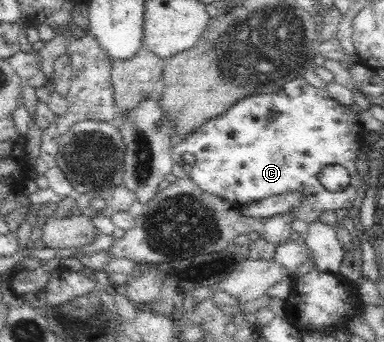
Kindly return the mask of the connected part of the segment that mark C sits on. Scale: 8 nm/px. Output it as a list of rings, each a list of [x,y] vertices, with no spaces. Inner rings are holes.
[[[302,76],[291,79],[274,92],[250,94],[228,106],[216,118],[207,119],[193,134],[173,146],[173,162],[186,169],[189,176],[204,192],[222,197],[237,207],[261,201],[264,198],[284,192],[301,192],[303,203],[299,209],[292,210],[297,219],[308,224],[316,220],[324,210],[350,209],[361,186],[361,175],[356,160],[364,146],[364,128],[354,120],[354,110],[350,106],[336,102],[327,89],[314,88]],[[184,153],[196,157],[193,166],[182,161]],[[338,164],[348,171],[348,186],[338,192],[330,192],[319,181],[318,173],[327,166]]]

